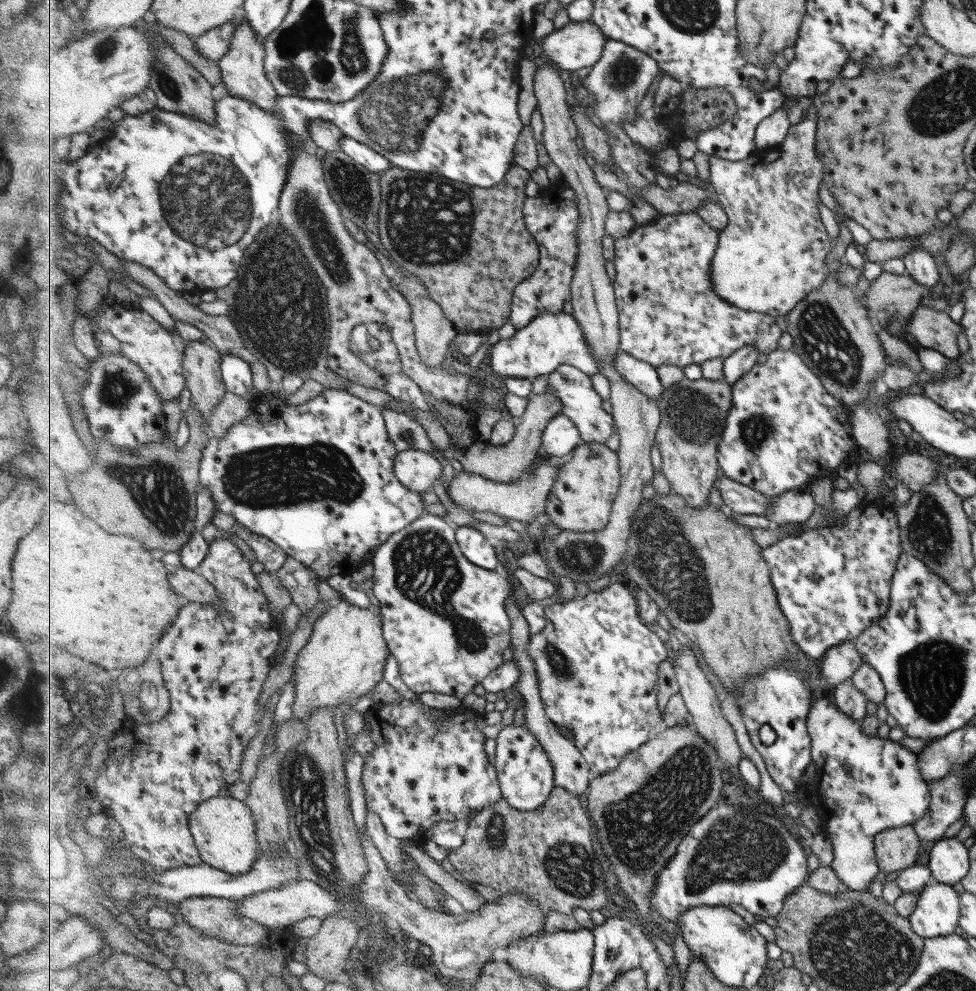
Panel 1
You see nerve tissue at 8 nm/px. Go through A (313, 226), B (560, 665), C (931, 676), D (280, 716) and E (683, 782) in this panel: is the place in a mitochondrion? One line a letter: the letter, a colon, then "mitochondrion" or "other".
A: mitochondrion
B: mitochondrion
C: mitochondrion
D: other
E: mitochondrion

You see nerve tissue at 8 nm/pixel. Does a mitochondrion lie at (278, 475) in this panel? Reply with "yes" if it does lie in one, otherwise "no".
yes

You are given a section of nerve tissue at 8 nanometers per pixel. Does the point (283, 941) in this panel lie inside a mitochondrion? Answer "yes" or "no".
no

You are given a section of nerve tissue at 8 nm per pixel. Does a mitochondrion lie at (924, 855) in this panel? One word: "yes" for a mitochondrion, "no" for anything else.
no

